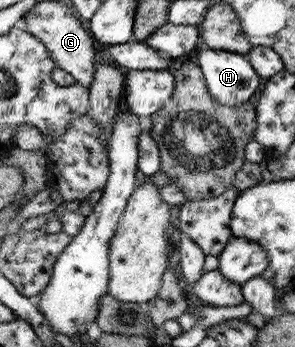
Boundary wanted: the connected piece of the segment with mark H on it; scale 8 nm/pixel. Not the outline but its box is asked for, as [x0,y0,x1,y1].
[197,47,261,107]

